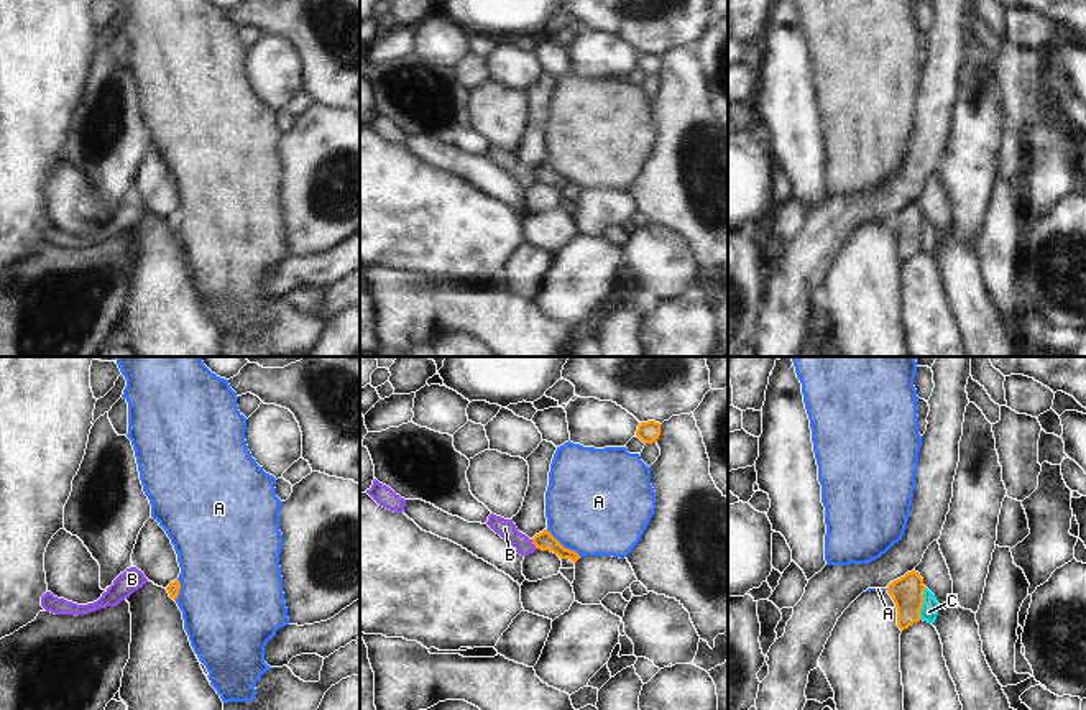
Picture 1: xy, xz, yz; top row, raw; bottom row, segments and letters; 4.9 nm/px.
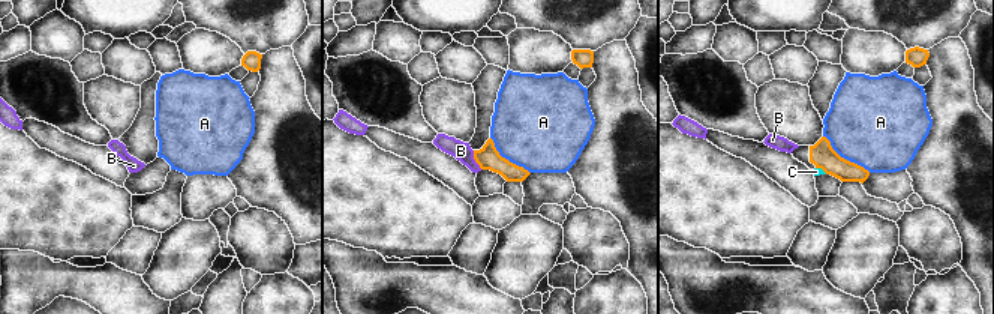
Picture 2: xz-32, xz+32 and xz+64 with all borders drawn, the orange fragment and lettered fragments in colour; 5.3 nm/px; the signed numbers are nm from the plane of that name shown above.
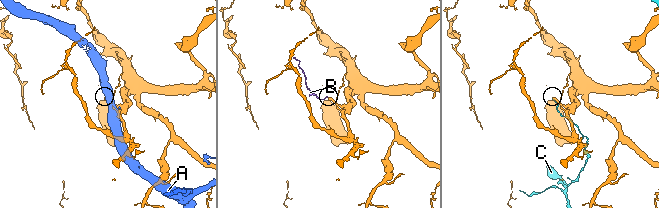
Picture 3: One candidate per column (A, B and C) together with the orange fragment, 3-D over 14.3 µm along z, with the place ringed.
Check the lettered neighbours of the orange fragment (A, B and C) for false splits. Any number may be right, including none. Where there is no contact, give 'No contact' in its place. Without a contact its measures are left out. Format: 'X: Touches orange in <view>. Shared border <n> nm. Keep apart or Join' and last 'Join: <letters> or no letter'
A: Touches orange in xz. Shared border 220 nm. Keep apart
B: Touches orange in xz. Shared border 50 nm. Keep apart
C: Touches orange in yz. Shared border 160 nm. Keep apart
Join: no letter.

